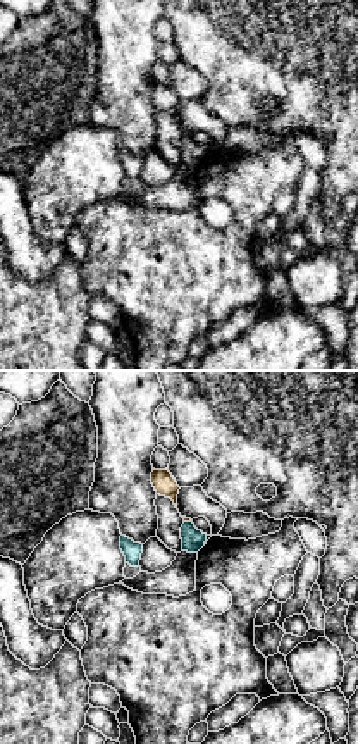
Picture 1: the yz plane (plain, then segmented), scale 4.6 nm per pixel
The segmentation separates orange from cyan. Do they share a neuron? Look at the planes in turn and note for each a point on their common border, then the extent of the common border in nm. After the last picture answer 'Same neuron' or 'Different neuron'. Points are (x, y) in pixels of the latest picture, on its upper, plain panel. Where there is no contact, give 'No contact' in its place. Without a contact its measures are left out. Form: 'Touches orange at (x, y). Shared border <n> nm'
Touches orange at (188, 135). Shared border 30 nm

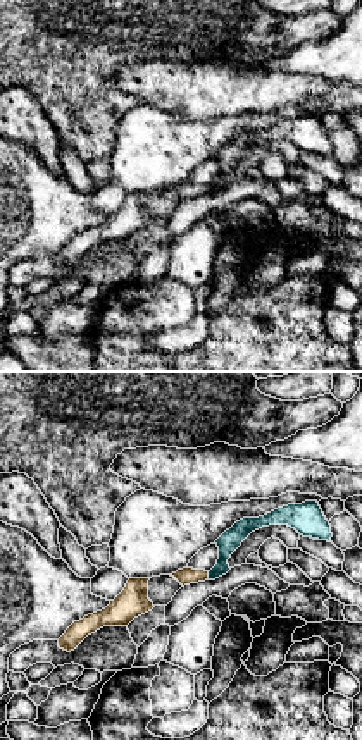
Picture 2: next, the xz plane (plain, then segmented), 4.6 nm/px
Touches orange at (207, 190). Shared border 40 nm

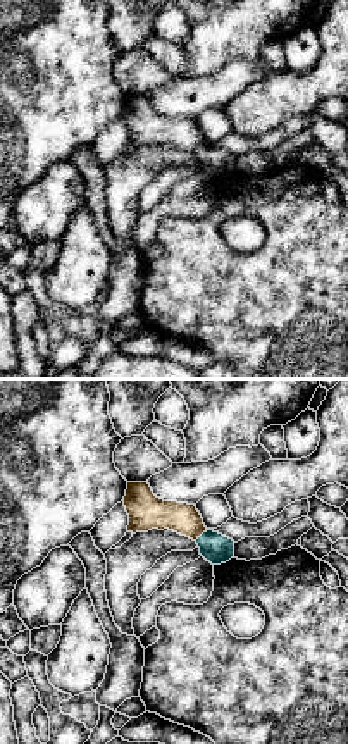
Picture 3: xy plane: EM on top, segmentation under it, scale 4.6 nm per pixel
Touches orange at (200, 148). Shared border 80 nm

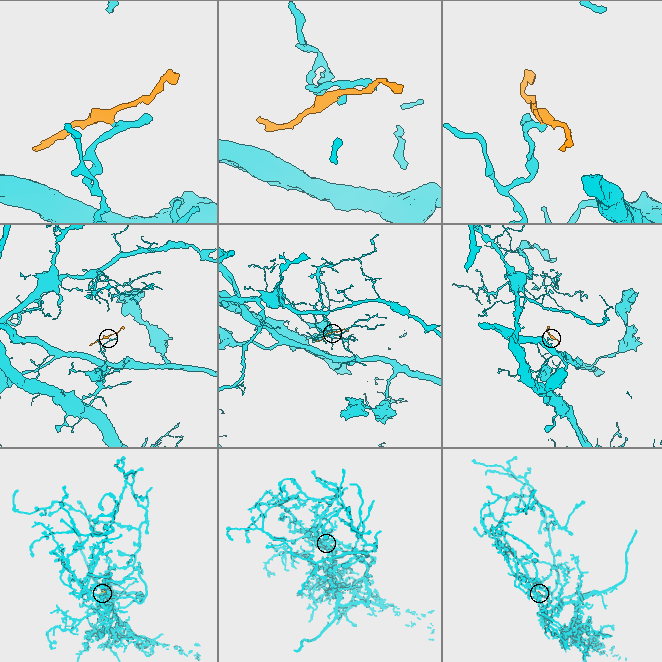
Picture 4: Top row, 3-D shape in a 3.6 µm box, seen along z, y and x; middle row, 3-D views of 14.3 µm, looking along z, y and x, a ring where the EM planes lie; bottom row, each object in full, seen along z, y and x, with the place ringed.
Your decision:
Same neuron

